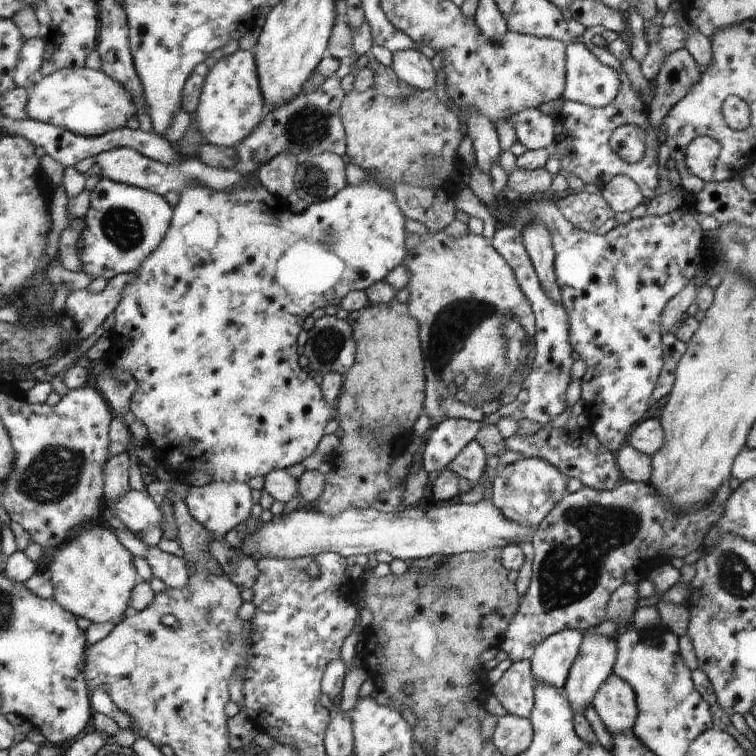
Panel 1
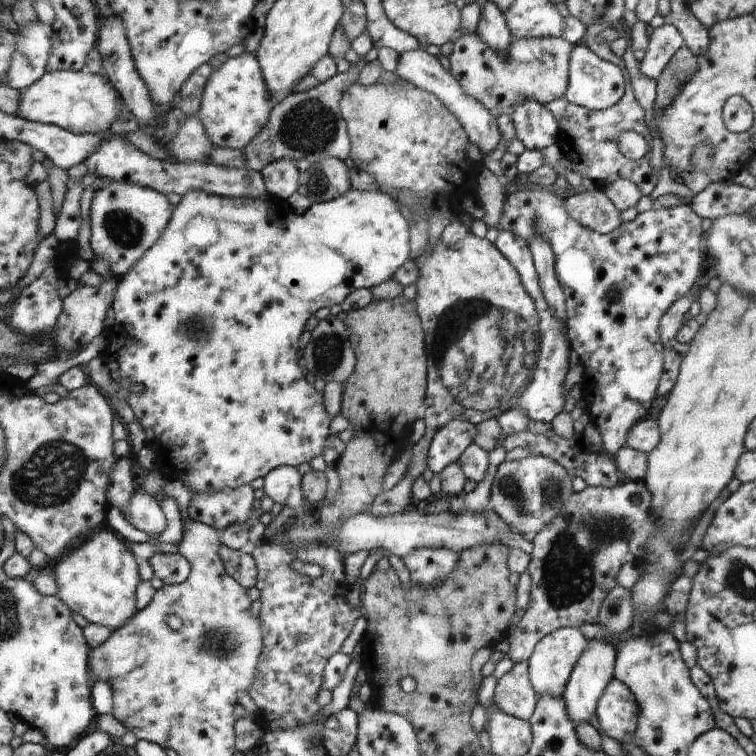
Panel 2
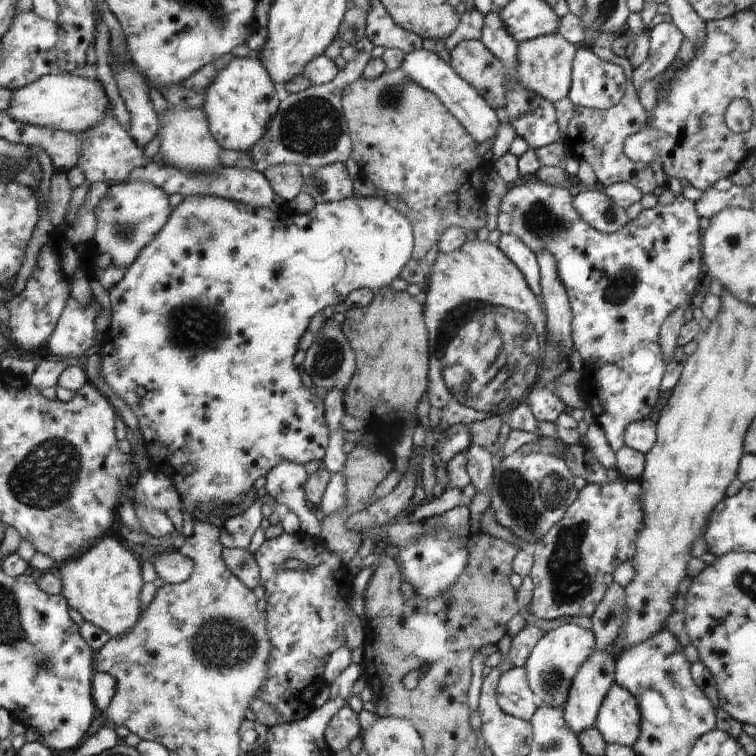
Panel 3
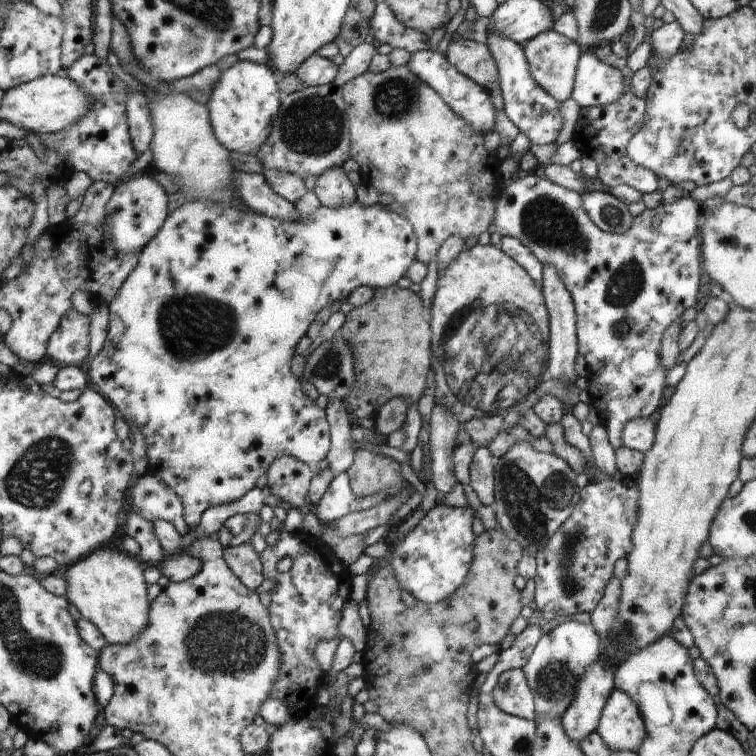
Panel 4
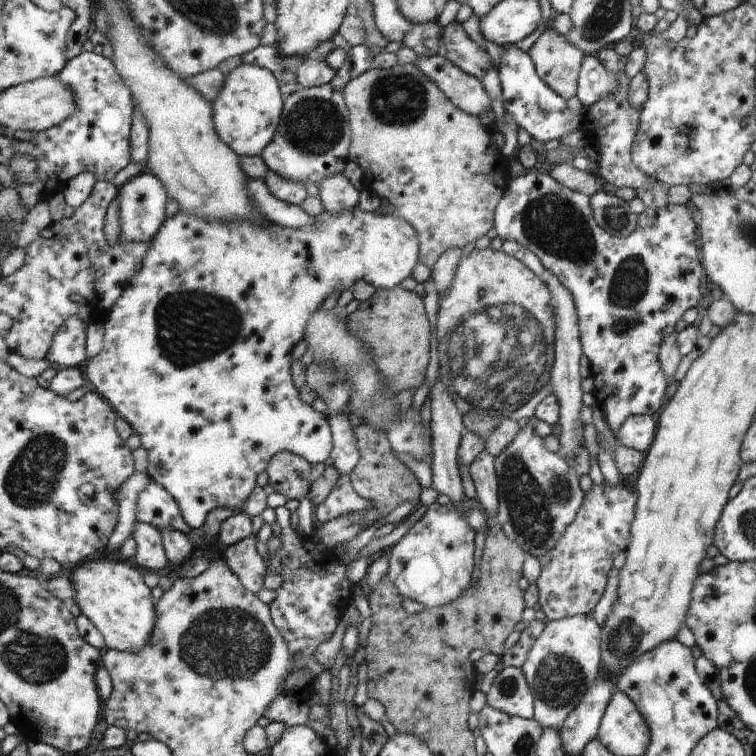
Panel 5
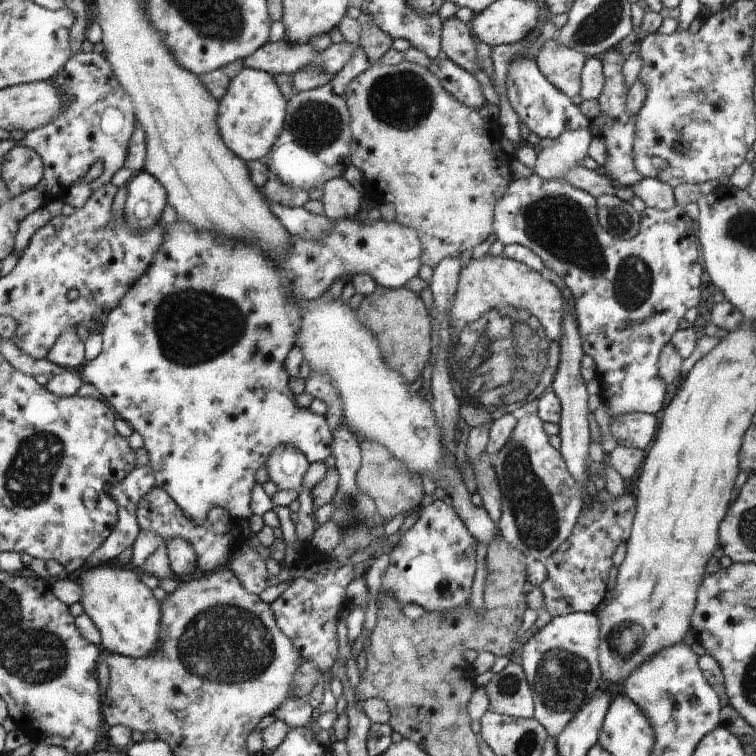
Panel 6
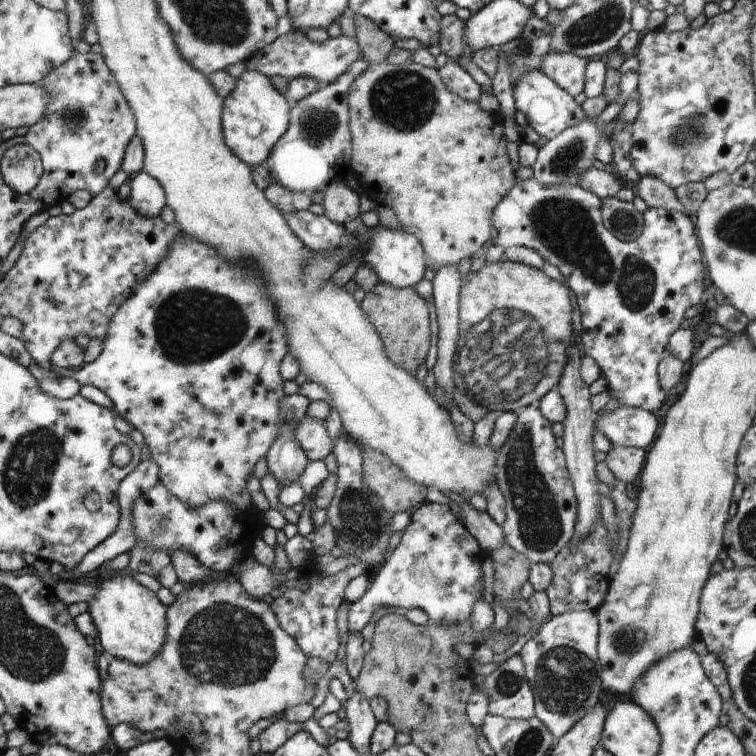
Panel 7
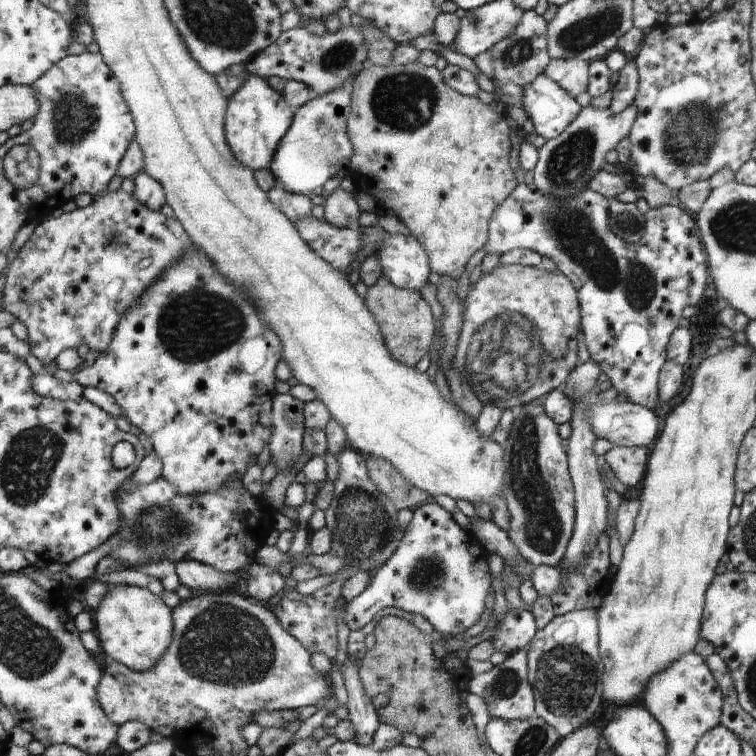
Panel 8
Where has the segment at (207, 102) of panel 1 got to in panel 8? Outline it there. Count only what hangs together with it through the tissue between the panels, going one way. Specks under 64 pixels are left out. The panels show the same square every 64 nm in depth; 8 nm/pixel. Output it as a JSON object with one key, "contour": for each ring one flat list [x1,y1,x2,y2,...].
{"contour":[[248,75,246,82,232,94,227,107,227,143,243,166,253,172,268,170,278,148,278,142,288,132,293,120,293,111,280,92,260,76]]}

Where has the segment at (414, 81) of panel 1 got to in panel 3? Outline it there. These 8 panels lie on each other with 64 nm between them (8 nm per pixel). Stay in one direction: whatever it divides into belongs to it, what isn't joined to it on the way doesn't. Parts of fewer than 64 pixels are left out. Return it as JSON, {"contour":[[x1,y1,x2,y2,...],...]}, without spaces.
{"contour":[[423,48,405,55,405,62,402,62,401,66,402,70,415,79,424,90,430,90,433,94,438,95,443,106,463,124,463,127,470,132,476,142,486,142,486,140,492,140,496,136,499,126,496,112,474,86,470,86,464,78,460,78,454,72,454,68,450,64,444,62,438,54,428,52]]}

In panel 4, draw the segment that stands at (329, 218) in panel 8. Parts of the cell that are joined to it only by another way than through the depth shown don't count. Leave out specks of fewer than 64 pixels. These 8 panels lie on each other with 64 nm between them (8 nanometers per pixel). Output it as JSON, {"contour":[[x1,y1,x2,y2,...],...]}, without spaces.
{"contour":[[343,167,318,177,314,194,320,200,320,204,328,208,340,208,340,206,348,206,357,201,354,185,348,180]]}

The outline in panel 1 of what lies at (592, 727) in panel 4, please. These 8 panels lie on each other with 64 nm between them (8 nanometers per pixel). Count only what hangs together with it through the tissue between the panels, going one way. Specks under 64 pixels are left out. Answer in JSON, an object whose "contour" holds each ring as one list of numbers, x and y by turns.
{"contour":[[585,631,580,654,571,666,570,676,566,680,566,686,564,686,574,713,583,714,583,710,588,705,591,705,596,691,602,686,602,683,613,674,616,657,617,641,614,641,612,637,604,636,595,631]]}

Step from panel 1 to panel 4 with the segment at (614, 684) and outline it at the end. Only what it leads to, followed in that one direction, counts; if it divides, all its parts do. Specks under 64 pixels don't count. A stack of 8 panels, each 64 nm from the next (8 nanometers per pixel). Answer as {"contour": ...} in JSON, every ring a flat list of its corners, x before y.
{"contour":[[615,689,610,694,602,710,597,734,610,750,638,754,638,748,646,738,646,726,639,707,626,692]]}

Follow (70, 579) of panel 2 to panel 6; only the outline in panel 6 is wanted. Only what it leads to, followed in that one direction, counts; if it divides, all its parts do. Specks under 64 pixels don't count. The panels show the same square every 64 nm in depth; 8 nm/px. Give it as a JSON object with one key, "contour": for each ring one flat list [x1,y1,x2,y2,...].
{"contour":[[96,566,89,571,81,570,80,586,84,613,90,616,102,636,101,647,107,654,120,654,128,658,146,658,158,642,160,636,159,600,154,592,142,584,139,572,129,566]]}

